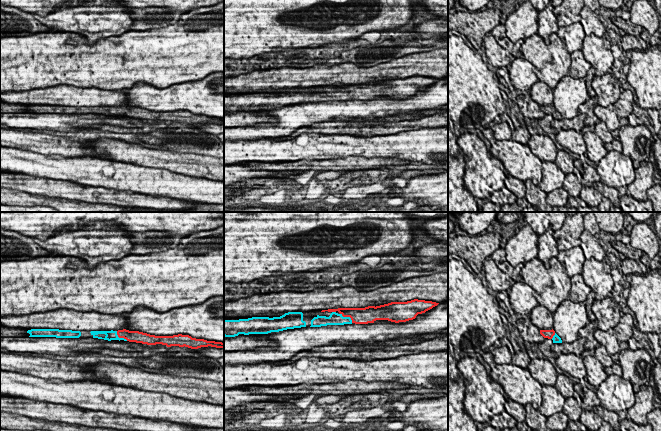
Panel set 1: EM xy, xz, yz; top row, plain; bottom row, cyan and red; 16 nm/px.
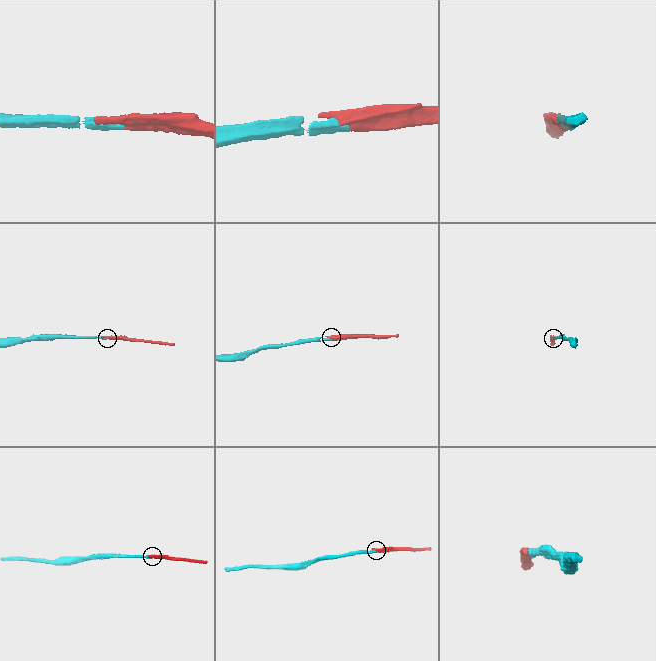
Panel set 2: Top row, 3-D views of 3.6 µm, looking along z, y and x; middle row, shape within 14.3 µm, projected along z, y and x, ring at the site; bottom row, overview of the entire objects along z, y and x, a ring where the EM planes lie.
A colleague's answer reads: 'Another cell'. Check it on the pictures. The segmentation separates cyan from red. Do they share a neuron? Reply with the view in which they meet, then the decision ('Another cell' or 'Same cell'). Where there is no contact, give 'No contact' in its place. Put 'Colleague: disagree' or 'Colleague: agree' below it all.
Touches cyan in xz. Same cell
Colleague: disagree

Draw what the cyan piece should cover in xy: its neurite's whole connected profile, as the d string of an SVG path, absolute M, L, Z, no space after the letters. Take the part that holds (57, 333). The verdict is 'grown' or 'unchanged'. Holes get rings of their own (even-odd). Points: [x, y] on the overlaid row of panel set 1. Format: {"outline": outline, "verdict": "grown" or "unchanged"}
{"outline": "M31 329L27 333L29 337L56 337L56 338L79 338L80 331L59 330L59 329Z", "verdict": "unchanged"}

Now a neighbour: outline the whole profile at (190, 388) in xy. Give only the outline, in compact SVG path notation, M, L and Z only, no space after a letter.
M100 362L94 365L83 366L94 373L96 379L115 385L132 387L139 390L166 393L171 396L187 400L206 402L215 405L224 405L224 382L205 380L194 377L178 377L168 374L151 373L125 364Z

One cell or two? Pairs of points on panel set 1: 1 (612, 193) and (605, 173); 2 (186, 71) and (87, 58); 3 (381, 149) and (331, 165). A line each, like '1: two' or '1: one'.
1: two
2: one
3: two

